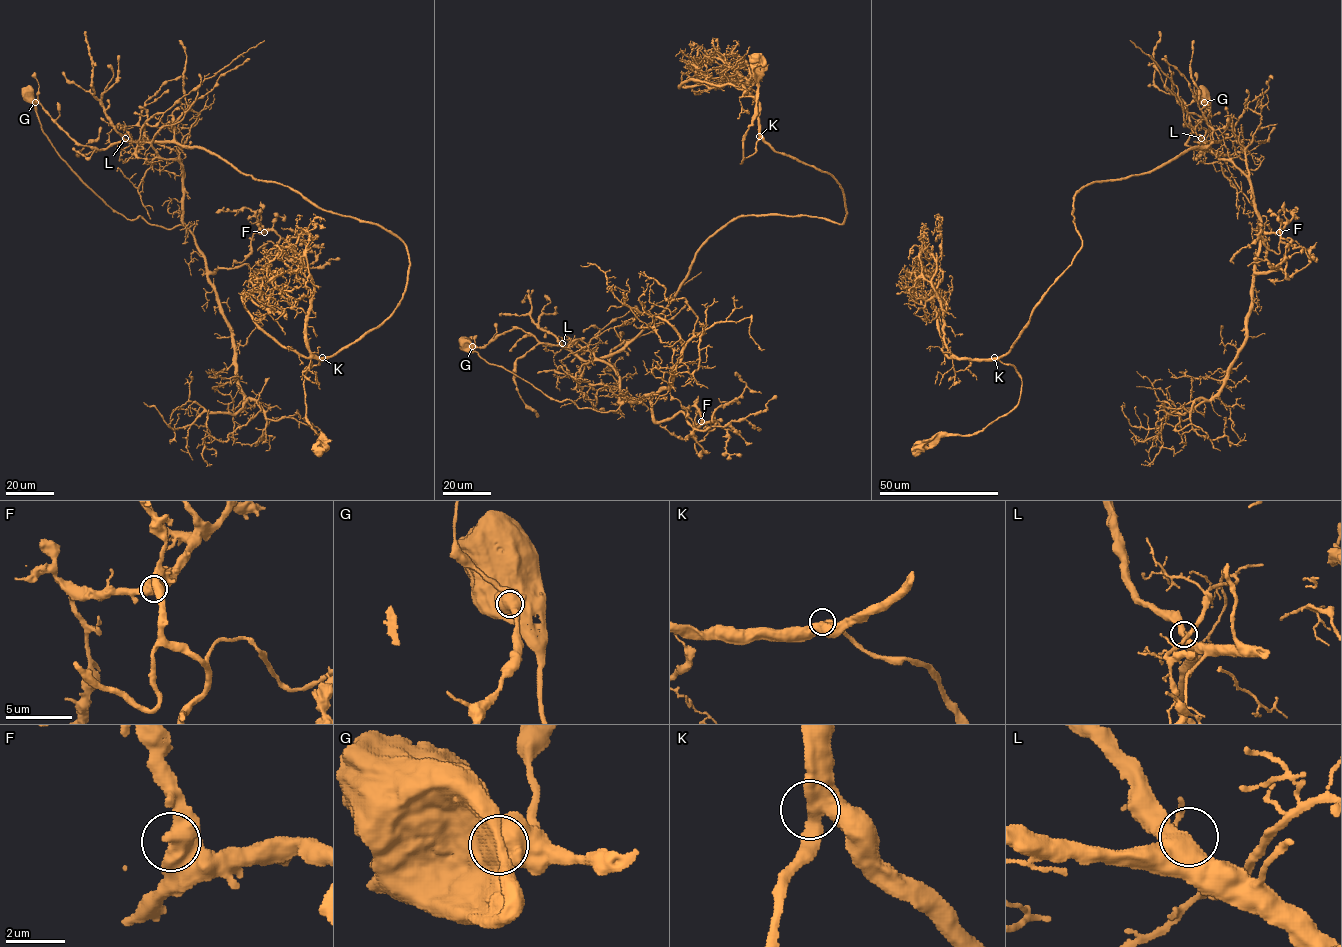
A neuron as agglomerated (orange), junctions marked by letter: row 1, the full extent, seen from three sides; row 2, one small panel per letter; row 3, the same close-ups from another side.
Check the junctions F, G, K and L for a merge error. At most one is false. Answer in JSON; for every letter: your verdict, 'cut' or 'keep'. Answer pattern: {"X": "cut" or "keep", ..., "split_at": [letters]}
{"F": "keep", "G": "cut", "K": "keep", "L": "keep", "split_at": ["G"]}

